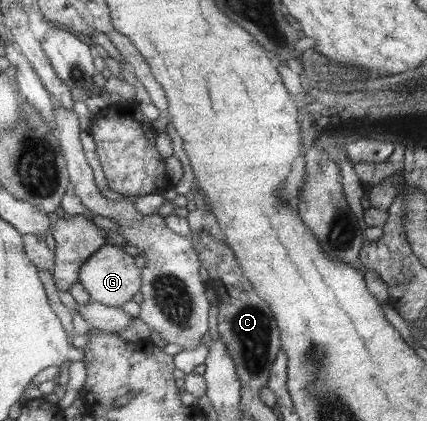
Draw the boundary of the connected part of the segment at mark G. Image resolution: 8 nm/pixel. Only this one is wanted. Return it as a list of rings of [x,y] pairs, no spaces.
[[[104,243],[83,266],[79,275],[79,281],[90,295],[91,301],[110,307],[120,308],[124,303],[133,299],[140,289],[140,272],[132,263],[132,257],[122,253],[120,246]]]

